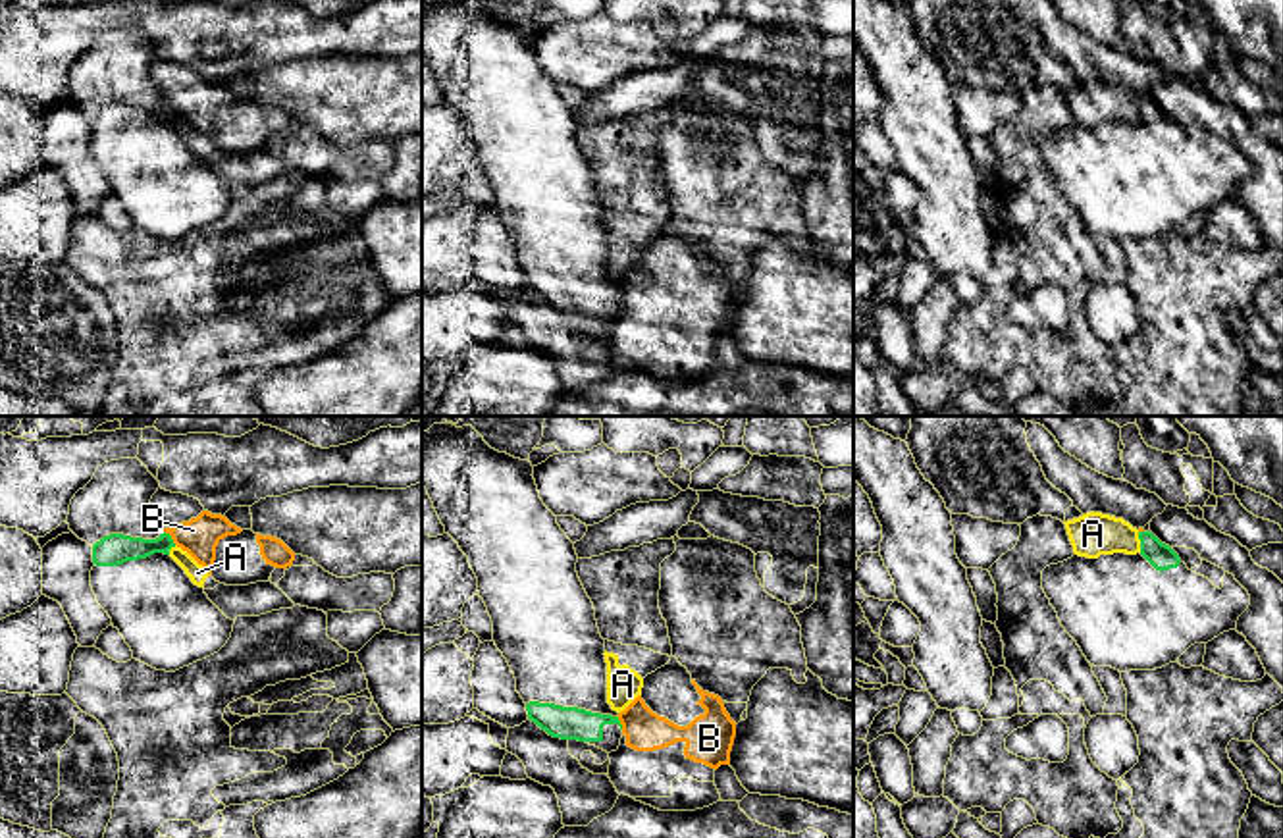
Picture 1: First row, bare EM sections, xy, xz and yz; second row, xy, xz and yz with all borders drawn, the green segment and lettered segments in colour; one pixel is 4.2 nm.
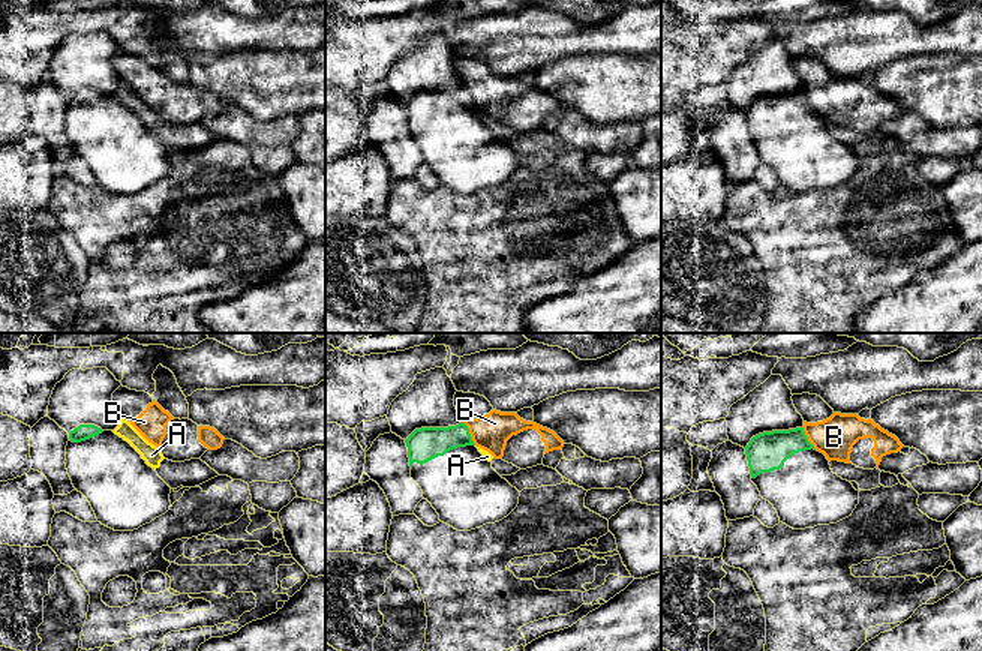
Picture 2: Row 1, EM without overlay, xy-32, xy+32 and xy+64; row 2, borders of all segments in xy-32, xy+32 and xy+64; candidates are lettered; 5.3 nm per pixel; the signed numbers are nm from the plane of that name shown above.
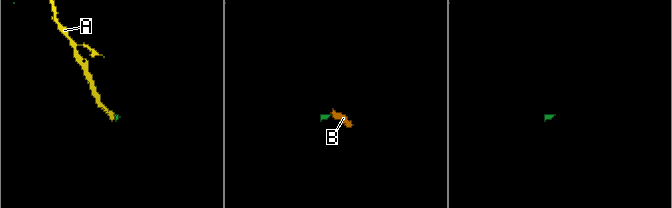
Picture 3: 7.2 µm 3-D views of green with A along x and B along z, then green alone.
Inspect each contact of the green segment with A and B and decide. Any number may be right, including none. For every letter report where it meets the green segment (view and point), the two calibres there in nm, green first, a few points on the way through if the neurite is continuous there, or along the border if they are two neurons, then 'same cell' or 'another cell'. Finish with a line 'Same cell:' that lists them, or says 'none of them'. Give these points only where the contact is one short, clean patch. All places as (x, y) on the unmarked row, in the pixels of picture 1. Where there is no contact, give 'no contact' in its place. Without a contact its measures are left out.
A: contact yz (1141, 110); calibres 110 and 190 nm; border yz (1137, 101), (1141, 120); another cell
B: contact xy (170, 106); calibres 130 and 160 nm; border xy (164, 99), (176, 112); another cell
Same cell: none of them

